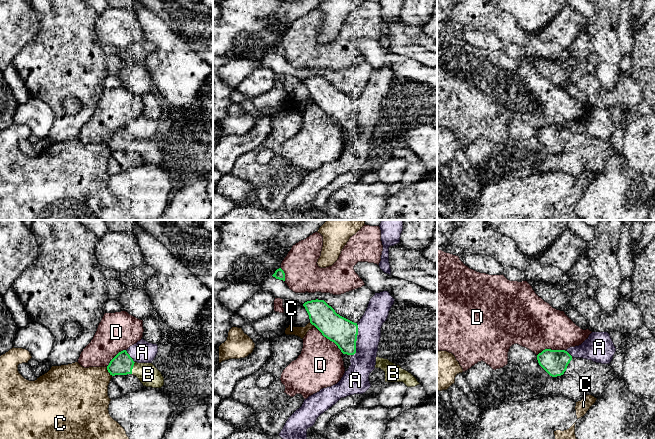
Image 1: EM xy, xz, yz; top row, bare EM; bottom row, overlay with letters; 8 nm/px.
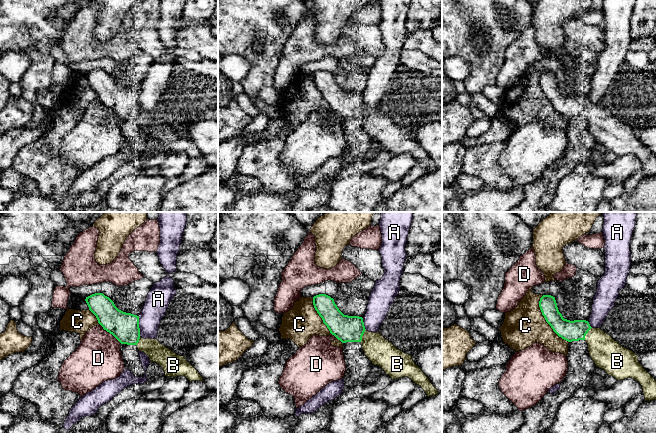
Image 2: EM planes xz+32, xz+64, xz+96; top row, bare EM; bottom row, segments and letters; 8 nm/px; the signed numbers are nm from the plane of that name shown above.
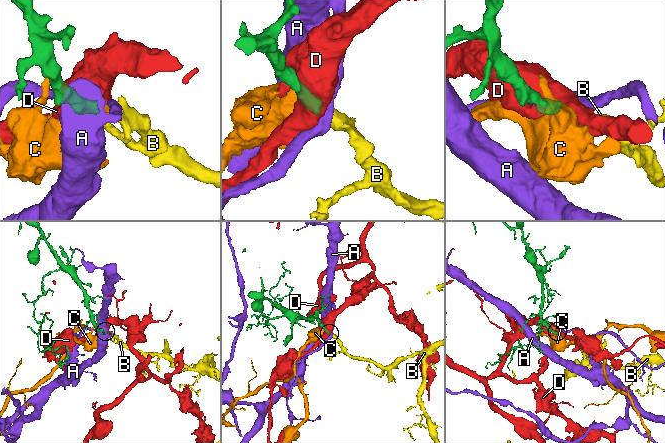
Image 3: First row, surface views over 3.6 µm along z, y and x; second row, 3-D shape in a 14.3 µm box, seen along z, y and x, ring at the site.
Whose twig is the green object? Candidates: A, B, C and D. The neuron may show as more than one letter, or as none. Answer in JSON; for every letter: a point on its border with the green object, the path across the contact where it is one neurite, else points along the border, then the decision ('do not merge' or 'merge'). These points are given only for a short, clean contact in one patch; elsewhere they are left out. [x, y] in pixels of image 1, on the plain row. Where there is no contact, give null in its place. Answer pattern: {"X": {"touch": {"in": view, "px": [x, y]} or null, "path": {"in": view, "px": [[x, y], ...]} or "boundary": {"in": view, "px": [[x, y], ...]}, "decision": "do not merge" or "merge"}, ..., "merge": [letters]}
{"A": {"touch": {"in": "xz", "px": [356, 115]}, "decision": "do not merge"}, "B": {"touch": {"in": "xy", "px": [132, 144]}, "decision": "merge"}, "C": {"touch": {"in": "xy", "px": [108, 147]}, "boundary": {"in": "xy", "px": [[106, 143], [112, 151]]}, "decision": "do not merge"}, "D": {"touch": {"in": "xz", "px": [329, 115]}, "decision": "do not merge"}, "merge": ["B"]}

